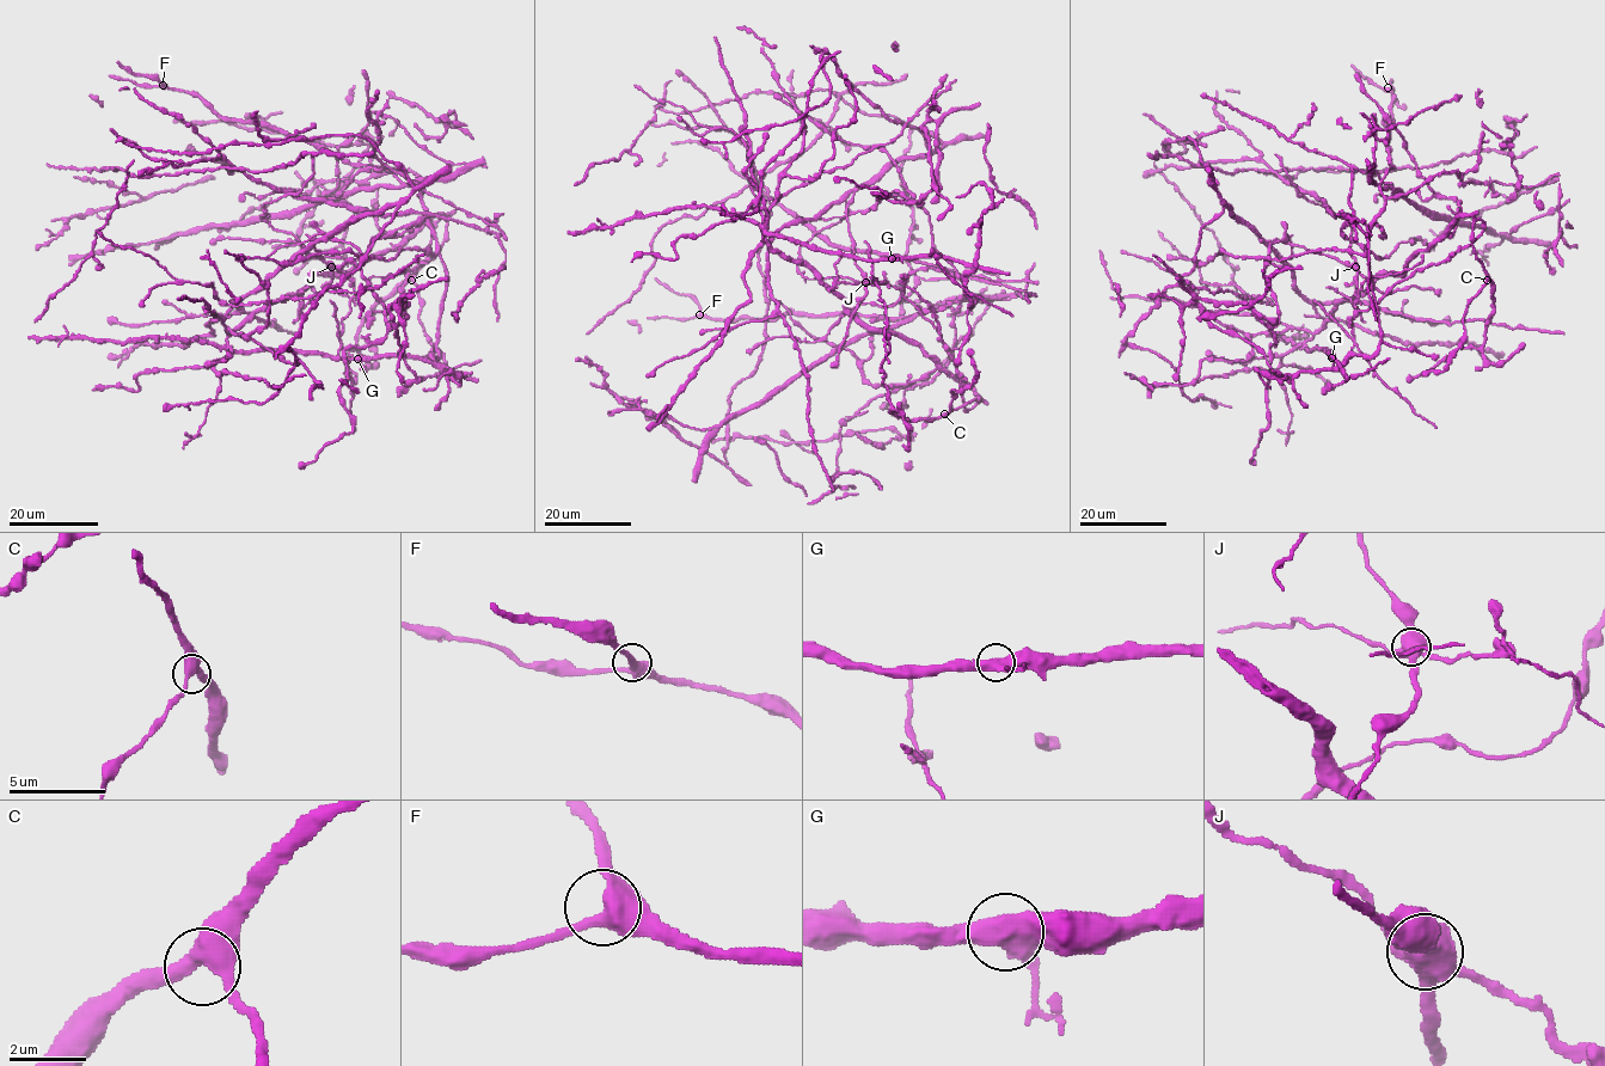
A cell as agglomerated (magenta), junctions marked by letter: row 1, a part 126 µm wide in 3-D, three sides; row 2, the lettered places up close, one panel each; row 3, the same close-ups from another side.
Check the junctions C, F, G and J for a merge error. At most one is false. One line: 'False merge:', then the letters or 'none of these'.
False merge: J

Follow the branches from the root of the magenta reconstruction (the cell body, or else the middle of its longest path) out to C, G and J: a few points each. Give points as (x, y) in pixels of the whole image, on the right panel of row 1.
C: (1383, 274), (1402, 273), (1410, 261), (1458, 218), (1471, 215), (1475, 253), (1487, 280)
G: (1383, 274), (1362, 293), (1341, 300), (1327, 322), (1303, 344), (1309, 349), (1323, 348), (1331, 357)
J: (1383, 274), (1402, 273), (1458, 218), (1482, 221), (1470, 245), (1425, 269), (1371, 276), (1359, 292), (1355, 267)

